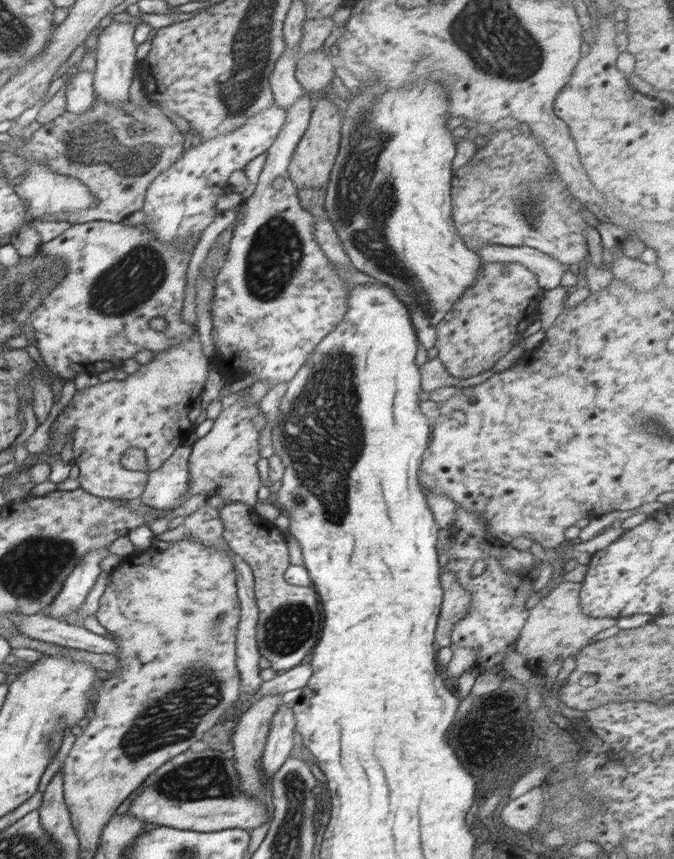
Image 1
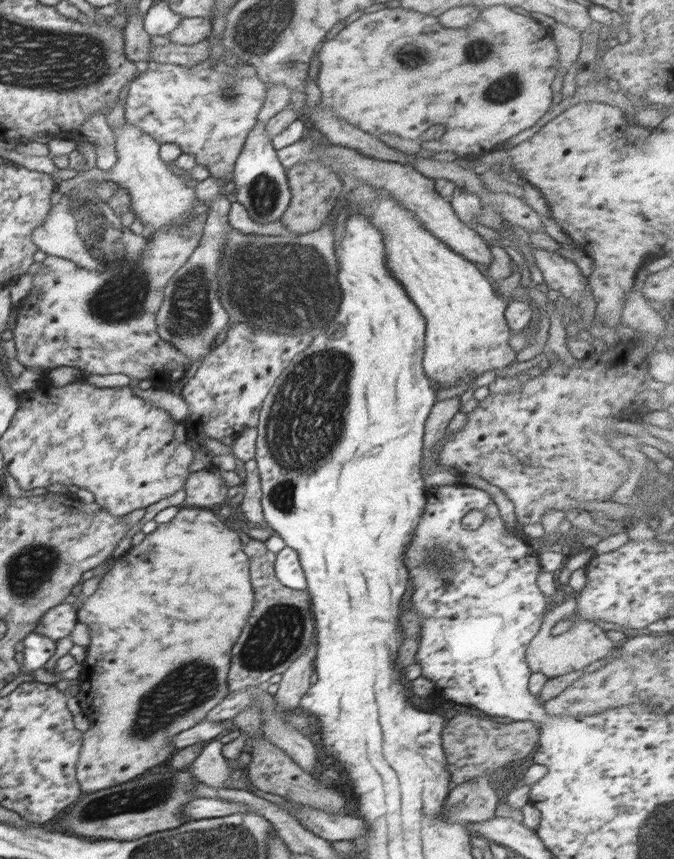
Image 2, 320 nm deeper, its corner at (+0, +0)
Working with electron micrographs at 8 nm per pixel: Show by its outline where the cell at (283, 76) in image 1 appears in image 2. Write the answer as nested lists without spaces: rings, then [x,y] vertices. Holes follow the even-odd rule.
[[[256,123],[249,132],[245,146],[236,159],[233,170],[236,200],[246,208],[248,216],[260,224],[281,220],[291,201],[287,171],[277,157],[270,136],[264,135],[265,126]]]

